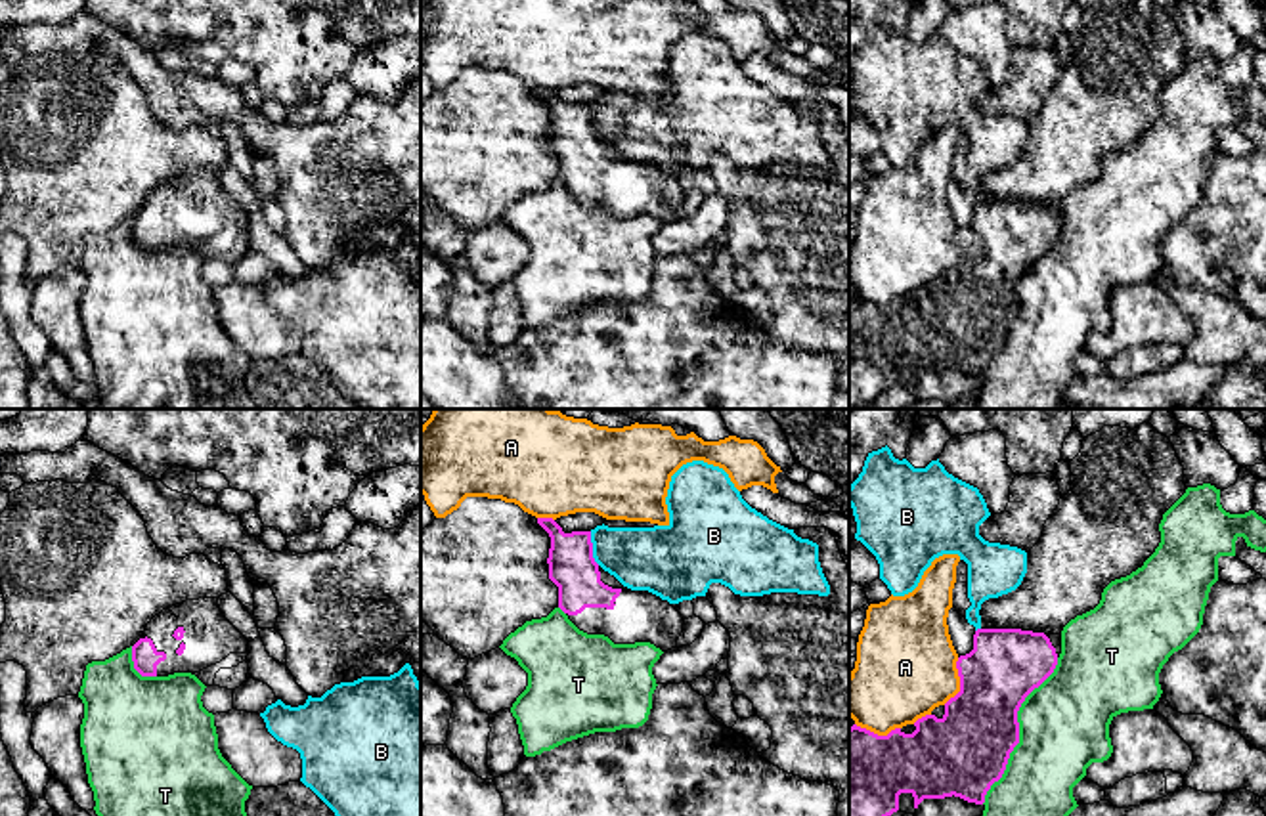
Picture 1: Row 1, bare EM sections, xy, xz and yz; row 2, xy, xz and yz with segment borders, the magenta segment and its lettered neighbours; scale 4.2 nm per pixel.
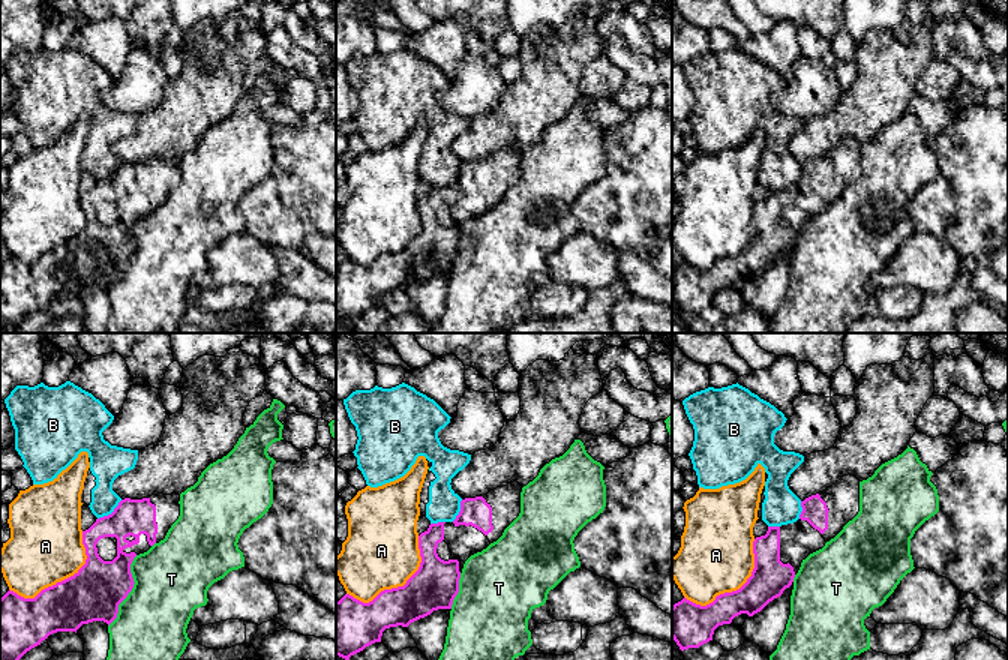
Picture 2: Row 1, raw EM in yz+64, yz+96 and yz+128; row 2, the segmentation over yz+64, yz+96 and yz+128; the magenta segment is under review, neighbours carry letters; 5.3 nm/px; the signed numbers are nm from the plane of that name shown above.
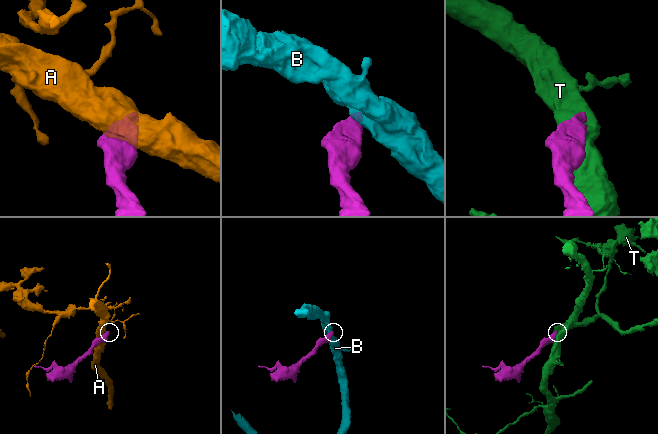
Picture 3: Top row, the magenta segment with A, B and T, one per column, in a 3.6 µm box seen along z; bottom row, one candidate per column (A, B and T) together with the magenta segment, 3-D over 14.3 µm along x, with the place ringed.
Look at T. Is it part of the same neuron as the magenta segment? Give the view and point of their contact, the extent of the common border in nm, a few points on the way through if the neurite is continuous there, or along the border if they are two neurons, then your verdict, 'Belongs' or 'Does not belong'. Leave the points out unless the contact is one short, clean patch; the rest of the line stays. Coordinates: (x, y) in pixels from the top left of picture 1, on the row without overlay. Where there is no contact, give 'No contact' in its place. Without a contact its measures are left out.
Touches magenta at yz (1018, 302). Shared border 700 nm. Does not belong

